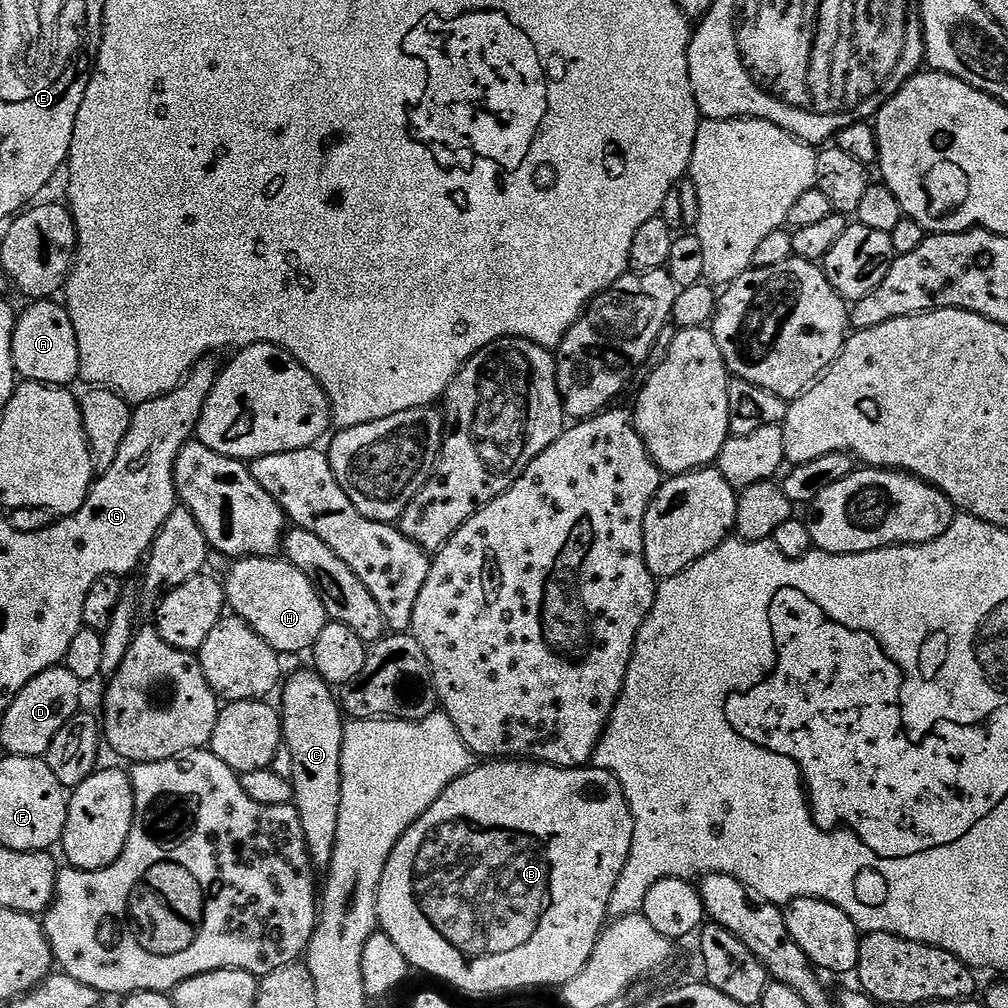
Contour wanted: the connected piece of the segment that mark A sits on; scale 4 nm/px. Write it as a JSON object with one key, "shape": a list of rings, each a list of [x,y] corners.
{"shape":[[[42,300],[29,303],[28,309],[19,313],[12,335],[12,360],[16,363],[19,379],[36,386],[55,386],[64,390],[68,384],[77,383],[80,375],[78,338],[63,303]]]}

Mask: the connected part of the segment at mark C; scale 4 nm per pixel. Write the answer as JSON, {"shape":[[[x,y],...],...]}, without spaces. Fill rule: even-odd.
{"shape":[[[315,670],[300,672],[289,680],[287,677],[283,692],[284,701],[278,704],[278,711],[282,717],[282,744],[294,766],[292,799],[300,815],[302,834],[306,834],[306,846],[312,855],[312,863],[317,869],[324,870],[332,863],[338,838],[342,802],[340,771],[346,716],[332,685],[327,684]]]}

